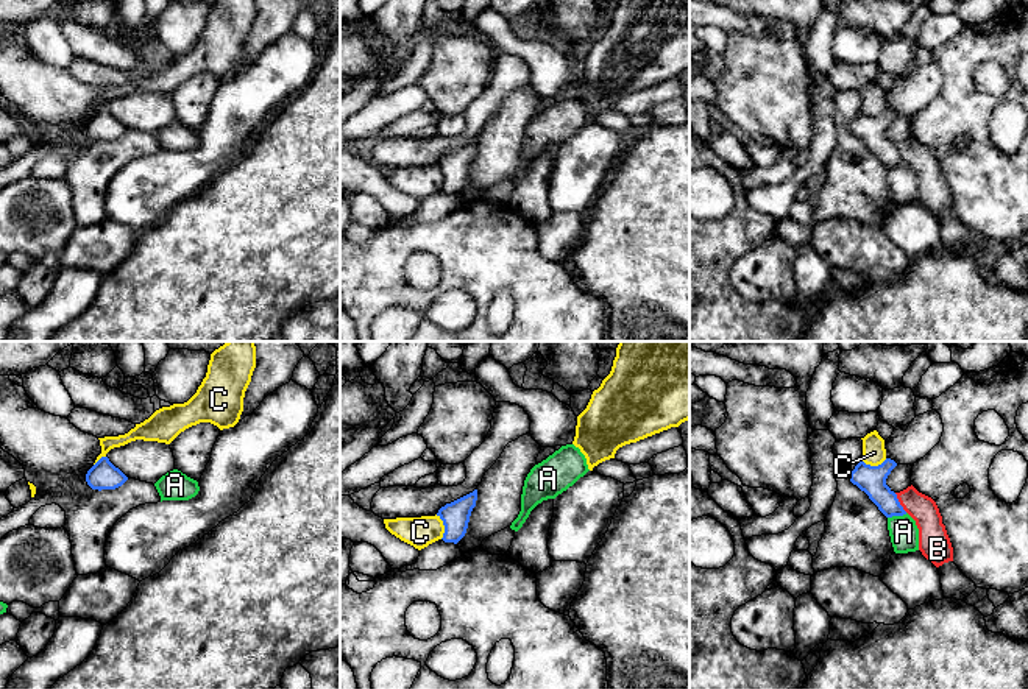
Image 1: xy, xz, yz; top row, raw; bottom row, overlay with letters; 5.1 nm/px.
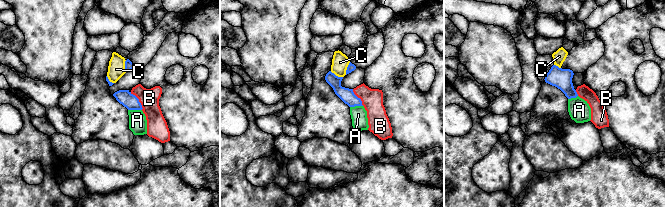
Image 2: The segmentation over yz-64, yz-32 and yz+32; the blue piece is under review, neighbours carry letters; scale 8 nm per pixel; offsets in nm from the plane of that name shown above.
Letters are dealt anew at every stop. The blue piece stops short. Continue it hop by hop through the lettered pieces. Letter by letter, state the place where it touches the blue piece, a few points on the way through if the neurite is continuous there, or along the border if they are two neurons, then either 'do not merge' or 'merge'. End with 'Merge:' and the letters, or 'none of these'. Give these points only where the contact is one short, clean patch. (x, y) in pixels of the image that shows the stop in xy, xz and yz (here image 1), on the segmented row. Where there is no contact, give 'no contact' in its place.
A: meets blue in yz at (897, 515); border along yz (907, 513), (888, 518); do not merge
B: meets blue in yz at (899, 502); border along yz (894, 493), (907, 512); do not merge
C: meets blue in xz at (445, 527); border along xz (436, 515), (443, 526), (442, 538); do not merge
Merge: none of these

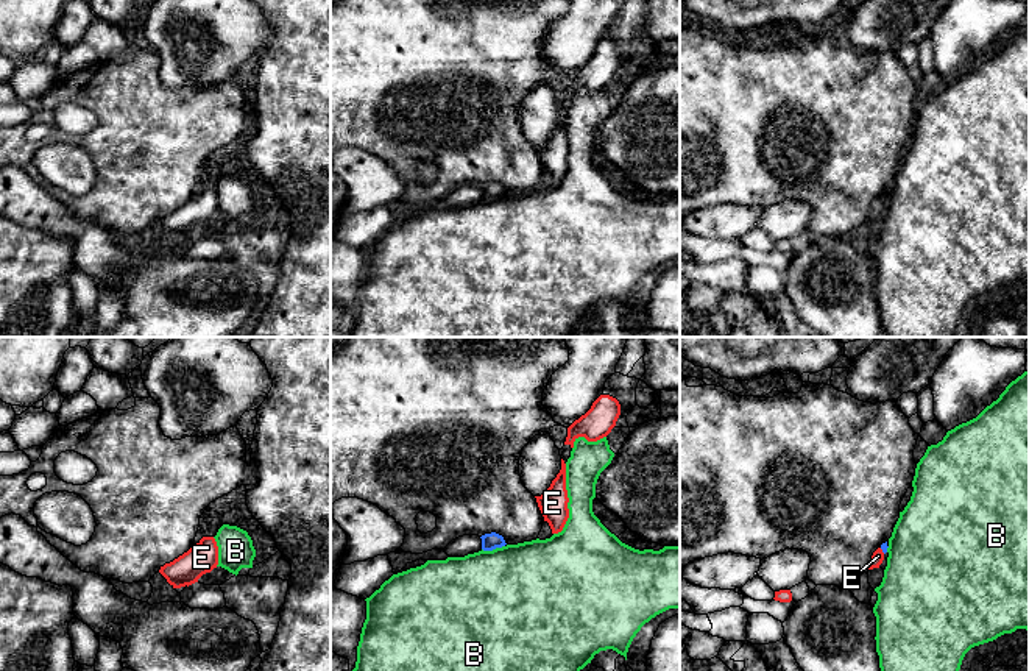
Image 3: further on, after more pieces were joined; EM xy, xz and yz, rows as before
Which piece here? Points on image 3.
B: meets blue in xz at (493, 548); border along xz (504, 545), (495, 550), (482, 550); do not merge
E: meets blue in yz at (883, 551); runs through yz (884, 546), (883, 551), (878, 556); merge
Merge: E

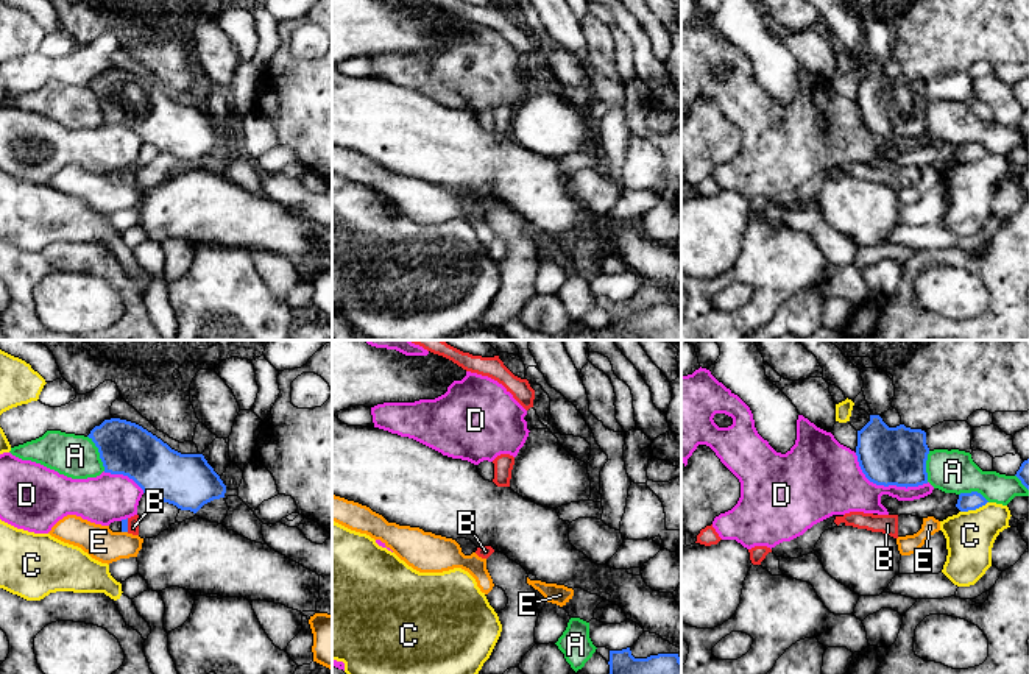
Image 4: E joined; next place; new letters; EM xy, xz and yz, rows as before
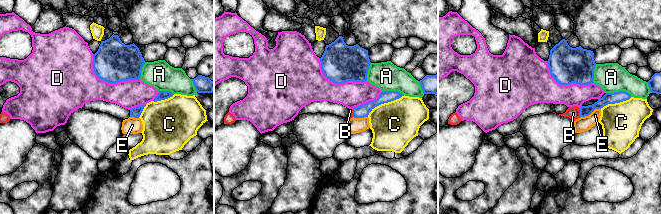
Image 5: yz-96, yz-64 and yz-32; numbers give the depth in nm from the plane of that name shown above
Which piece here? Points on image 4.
A: meets blue in xy at (99, 451); do not merge
B: meets blue in xy at (127, 525); runs through xy (123, 521), (127, 525), (133, 528); merge
C: meets blue in yz at (973, 509); do not merge
D: meets blue in yz at (886, 485); do not merge
E: meets blue in xy at (125, 531); do not merge
Merge: B

